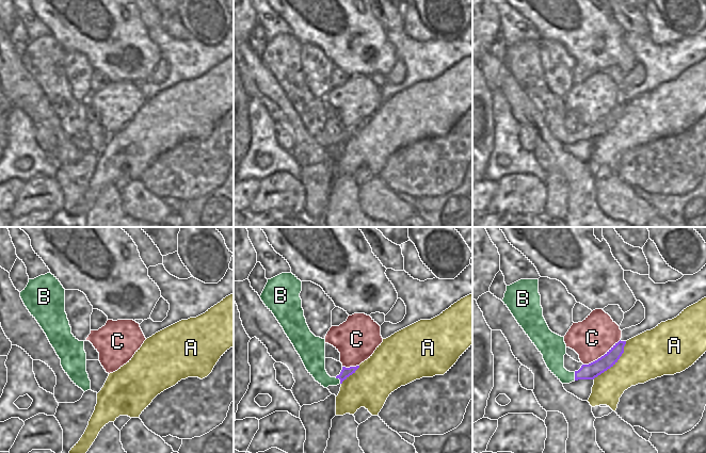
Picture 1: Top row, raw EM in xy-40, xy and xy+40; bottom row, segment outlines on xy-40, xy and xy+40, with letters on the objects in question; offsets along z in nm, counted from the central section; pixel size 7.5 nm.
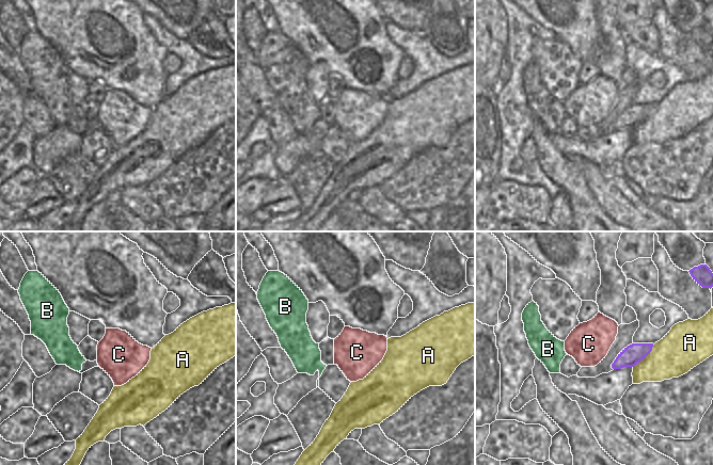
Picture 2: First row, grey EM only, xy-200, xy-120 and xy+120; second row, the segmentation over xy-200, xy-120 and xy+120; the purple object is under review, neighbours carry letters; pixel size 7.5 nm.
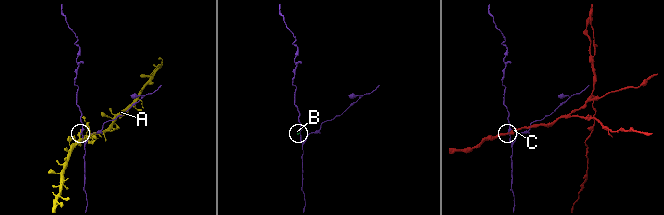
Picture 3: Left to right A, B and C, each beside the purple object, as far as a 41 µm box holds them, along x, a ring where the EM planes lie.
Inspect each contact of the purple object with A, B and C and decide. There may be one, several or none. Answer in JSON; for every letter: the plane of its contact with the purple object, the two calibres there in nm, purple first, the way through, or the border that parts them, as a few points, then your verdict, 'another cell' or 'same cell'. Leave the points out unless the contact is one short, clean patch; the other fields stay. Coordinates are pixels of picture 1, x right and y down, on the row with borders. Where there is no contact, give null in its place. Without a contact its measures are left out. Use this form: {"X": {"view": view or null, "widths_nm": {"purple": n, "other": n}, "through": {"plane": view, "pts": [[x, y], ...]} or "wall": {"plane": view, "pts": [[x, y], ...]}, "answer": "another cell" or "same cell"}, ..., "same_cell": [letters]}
{"A": {"view": "xy+40", "widths_nm": {"purple": 120, "other": 360}, "answer": "another cell"}, "B": {"view": "xy", "widths_nm": {"purple": 80, "other": 180}, "through": {"plane": "xy", "pts": [[346, 372], [339, 378], [329, 379], [314, 357]]}, "answer": "same cell"}, "C": {"view": "xy+40", "widths_nm": {"purple": 120, "other": 300}, "wall": {"plane": "xy+40", "pts": [[620, 339], [603, 355], [583, 365]]}, "answer": "another cell"}, "same_cell": ["B"]}

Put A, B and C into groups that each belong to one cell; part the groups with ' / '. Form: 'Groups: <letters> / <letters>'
Groups: A / B / C

